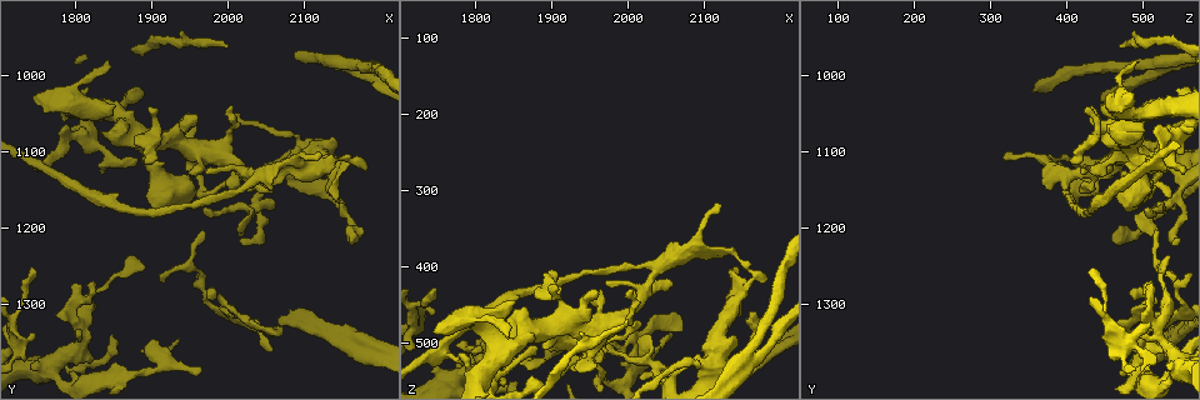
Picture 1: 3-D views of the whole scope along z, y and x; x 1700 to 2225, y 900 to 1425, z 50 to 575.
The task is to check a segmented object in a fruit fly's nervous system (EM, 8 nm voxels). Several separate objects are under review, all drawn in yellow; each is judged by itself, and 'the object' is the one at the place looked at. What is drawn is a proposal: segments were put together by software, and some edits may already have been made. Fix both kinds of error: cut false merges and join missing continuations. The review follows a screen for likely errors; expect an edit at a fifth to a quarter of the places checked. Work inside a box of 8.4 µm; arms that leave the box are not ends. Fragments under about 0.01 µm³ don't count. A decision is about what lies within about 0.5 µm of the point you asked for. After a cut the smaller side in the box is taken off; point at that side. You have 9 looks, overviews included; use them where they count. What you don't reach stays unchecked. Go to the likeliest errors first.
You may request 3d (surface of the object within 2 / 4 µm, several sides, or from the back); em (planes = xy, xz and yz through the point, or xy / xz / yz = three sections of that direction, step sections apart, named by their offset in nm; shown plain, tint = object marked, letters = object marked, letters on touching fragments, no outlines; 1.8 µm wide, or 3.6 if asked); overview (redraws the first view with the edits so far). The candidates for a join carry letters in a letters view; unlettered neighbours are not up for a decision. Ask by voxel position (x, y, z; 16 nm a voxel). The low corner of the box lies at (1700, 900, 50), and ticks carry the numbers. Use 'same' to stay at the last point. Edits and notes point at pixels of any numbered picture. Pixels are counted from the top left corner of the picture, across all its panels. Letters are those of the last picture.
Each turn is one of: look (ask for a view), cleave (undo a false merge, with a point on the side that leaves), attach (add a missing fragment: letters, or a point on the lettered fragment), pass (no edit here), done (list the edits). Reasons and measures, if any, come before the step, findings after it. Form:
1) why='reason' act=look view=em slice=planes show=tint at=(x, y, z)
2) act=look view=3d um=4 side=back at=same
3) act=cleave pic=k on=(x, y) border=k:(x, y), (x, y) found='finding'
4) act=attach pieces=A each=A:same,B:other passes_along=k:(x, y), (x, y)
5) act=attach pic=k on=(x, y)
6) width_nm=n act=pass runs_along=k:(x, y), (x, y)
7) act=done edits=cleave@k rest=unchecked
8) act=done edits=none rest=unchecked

why='abrupt turn' act=look view=3d um=4 at=(2035, 1130, 405)

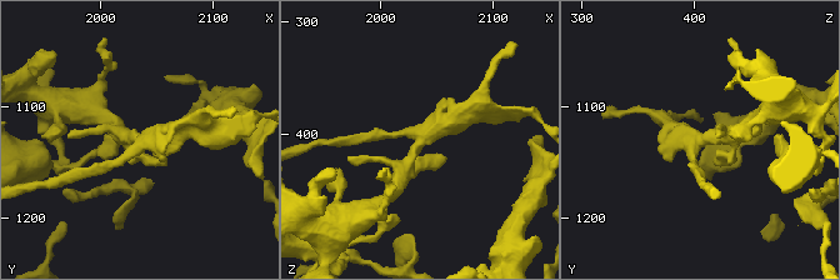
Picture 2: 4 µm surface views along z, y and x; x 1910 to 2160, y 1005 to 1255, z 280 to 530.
arms=3 why='shape alone is not enough' act=look view=em slice=planes show=letters at=(2040, 1132, 406)

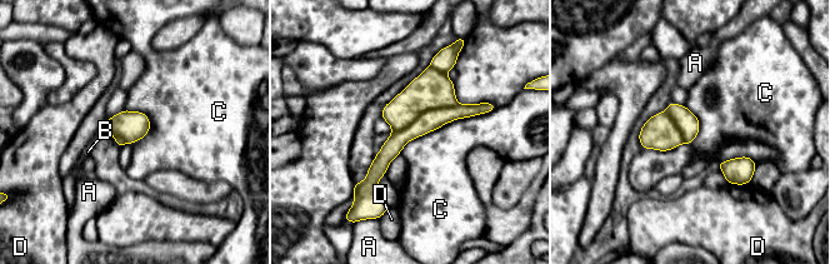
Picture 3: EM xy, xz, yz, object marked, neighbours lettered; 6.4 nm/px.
width_nm=200 act=cleave pic=3 on=(431, 89) each=A:other,B:other,C:other,D:other border=3:(456, 103), (426, 109), (393, 132) found='a second neuron is stuck on'

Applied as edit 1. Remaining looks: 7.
why='redraw' act=look view=overview

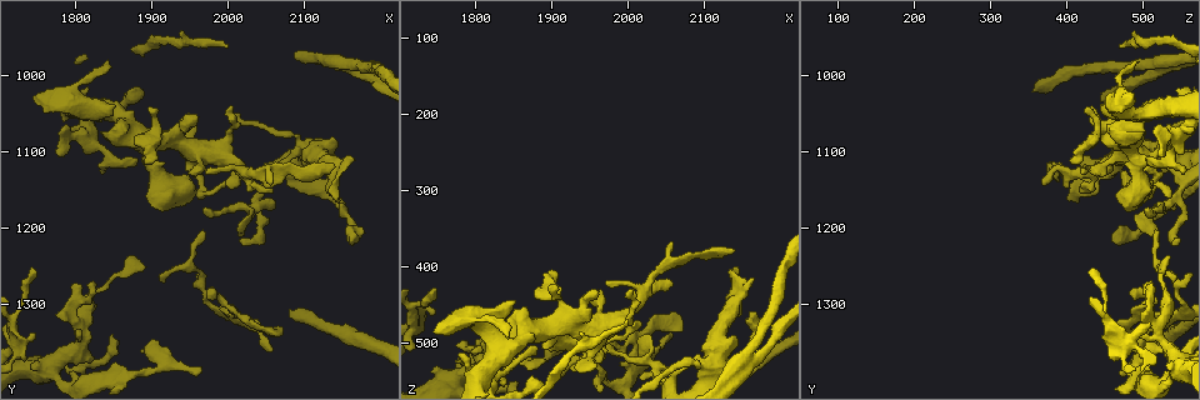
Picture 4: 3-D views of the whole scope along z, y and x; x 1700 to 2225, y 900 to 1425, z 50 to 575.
why='arms run side by side' act=look view=em slice=planes show=tint at=(2040, 1160, 540)

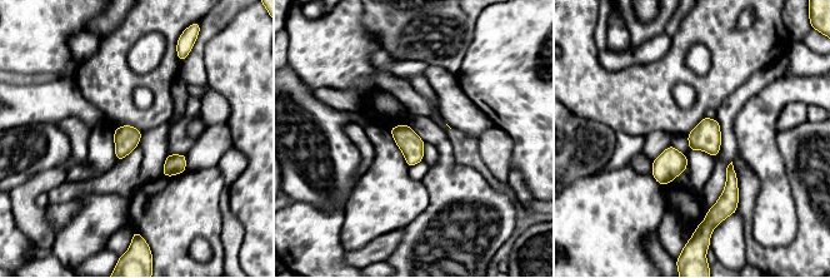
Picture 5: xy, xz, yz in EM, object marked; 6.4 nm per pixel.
why='what lies round it' act=look view=em slice=planes show=letters at=same

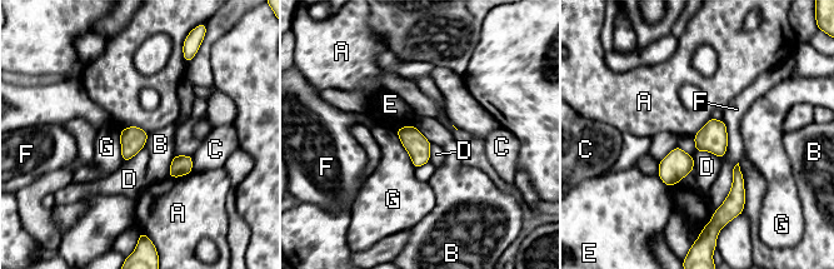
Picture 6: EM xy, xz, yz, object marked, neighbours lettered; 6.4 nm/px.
act=pass each=A:other,B:other,C:other,D:other,E:other,F:other,G:other found='one neuron here'

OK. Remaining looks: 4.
why='three-way junction' act=look view=3d um=2 at=(2155, 985, 515)

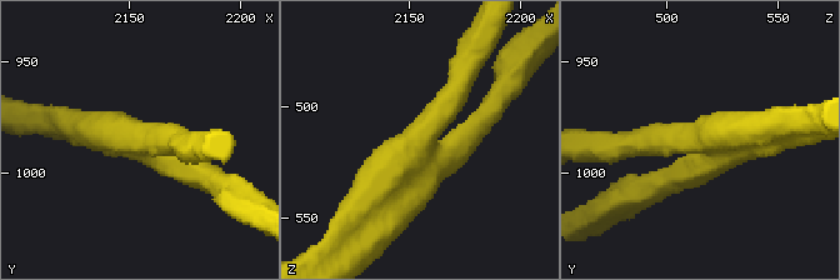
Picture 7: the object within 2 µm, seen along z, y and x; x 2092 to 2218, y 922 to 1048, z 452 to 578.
arms=3 arm_widths_nm=220,220,240 why='shape alone is not enough' act=look view=em slice=yz step=4 show=letters at=(2154, 983, 516)

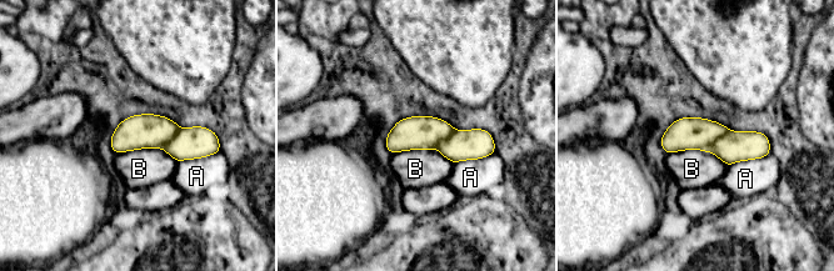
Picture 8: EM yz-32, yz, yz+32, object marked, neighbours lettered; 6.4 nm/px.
act=cleave pic=8 on=(734, 146) each=A:other,B:other found='a second neuron is stuck on'

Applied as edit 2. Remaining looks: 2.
act=done edits=cleave@3,cleave@8 rest=unchecked

